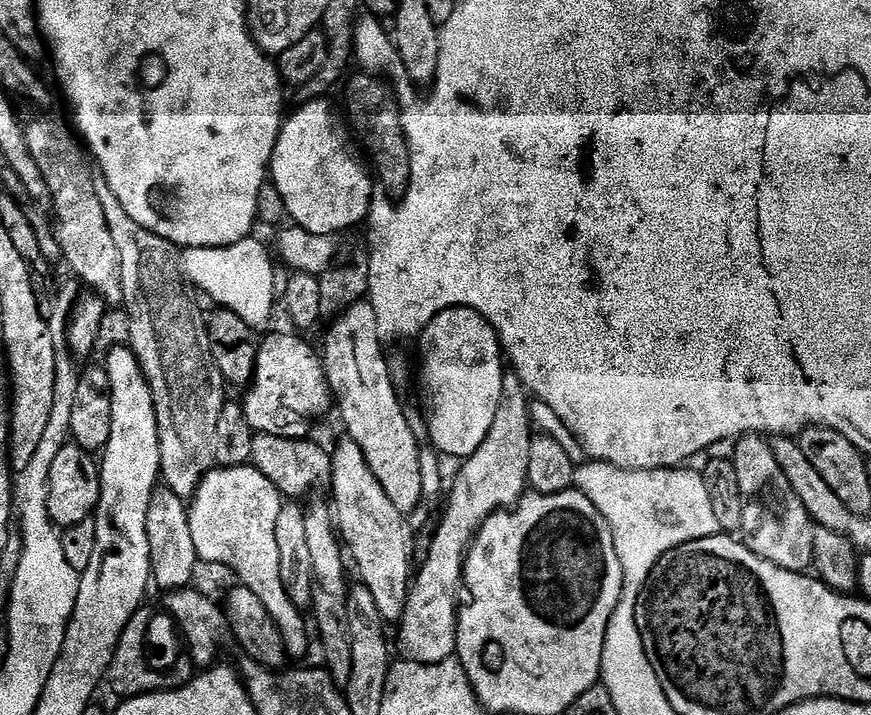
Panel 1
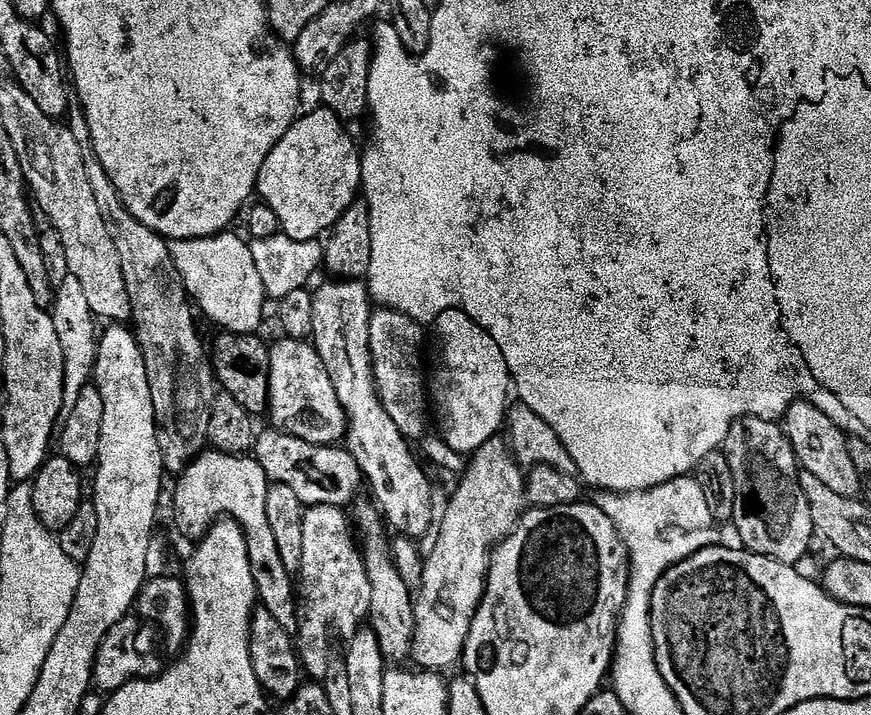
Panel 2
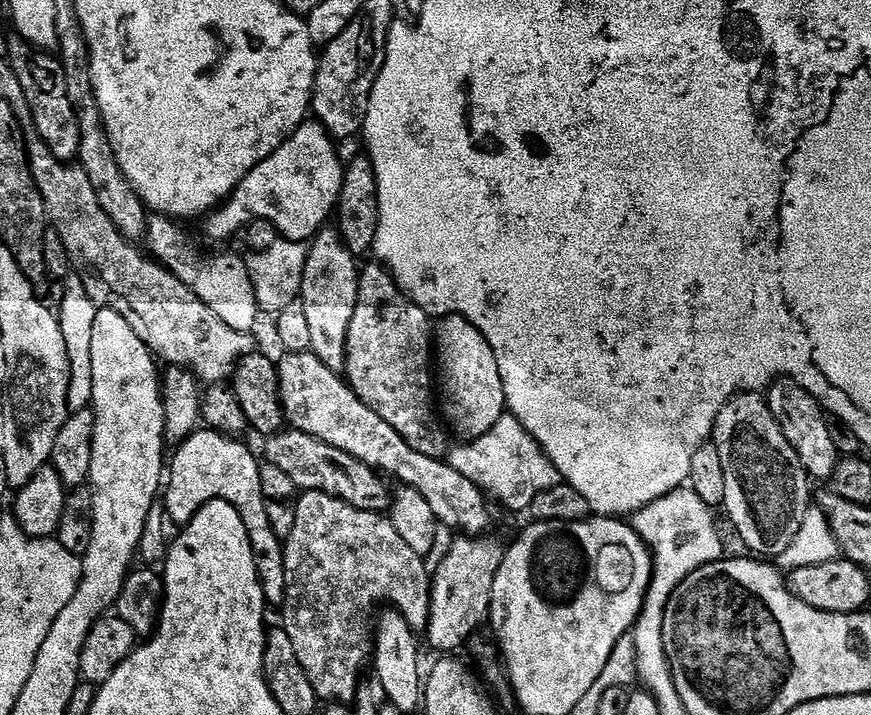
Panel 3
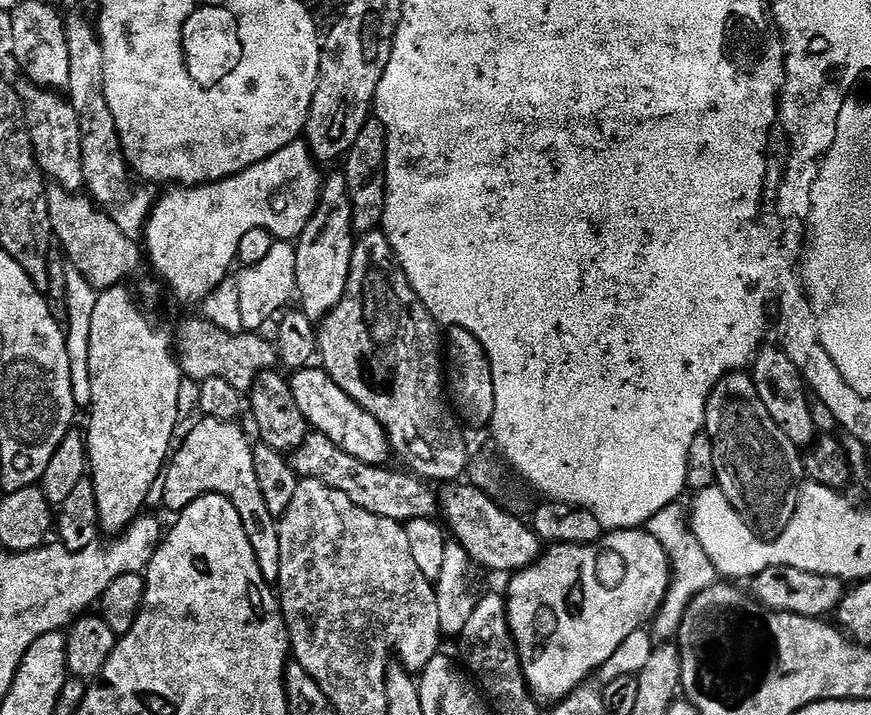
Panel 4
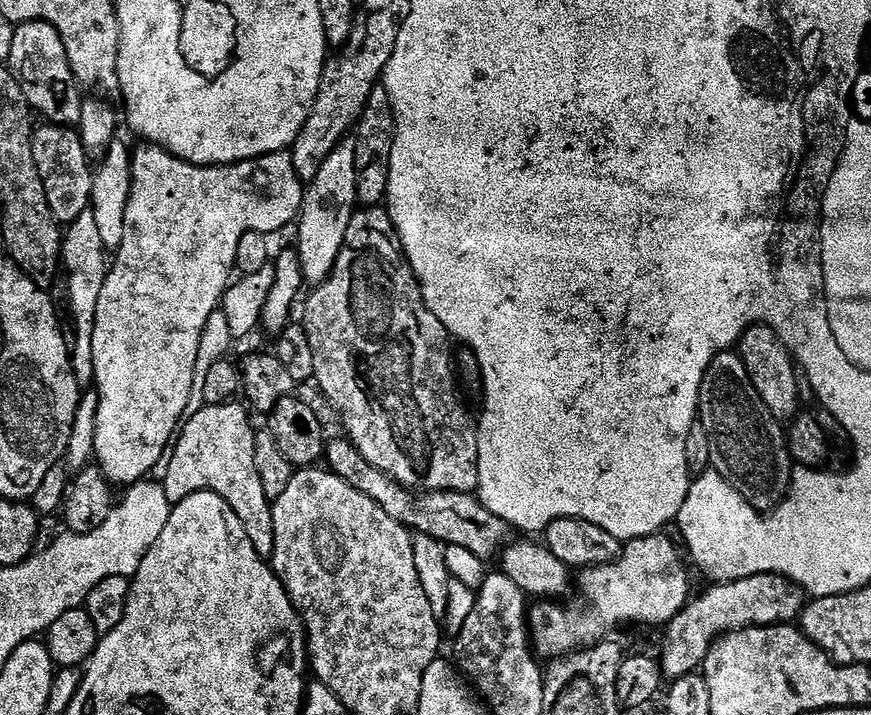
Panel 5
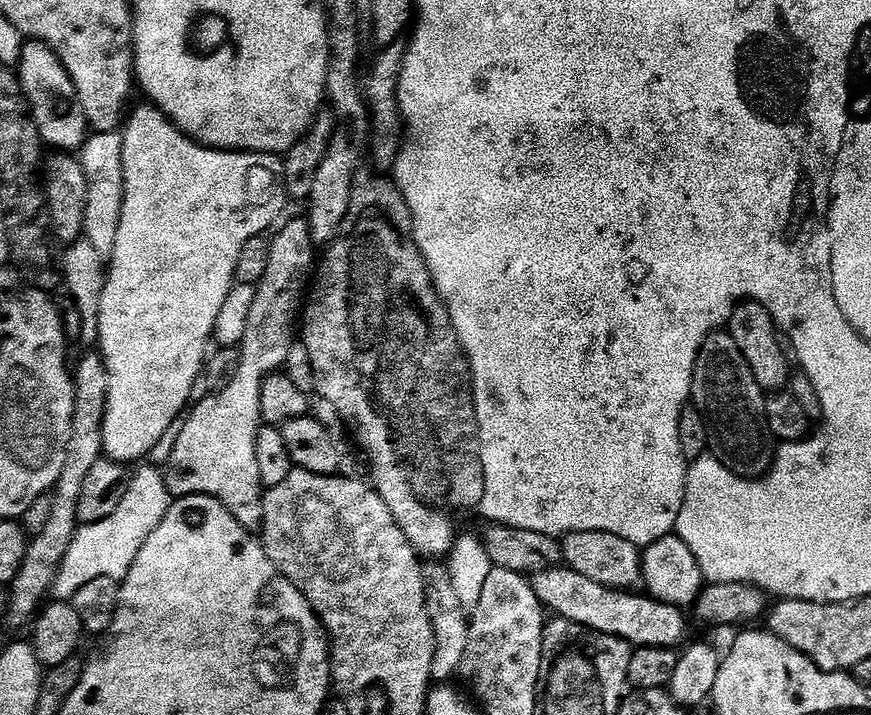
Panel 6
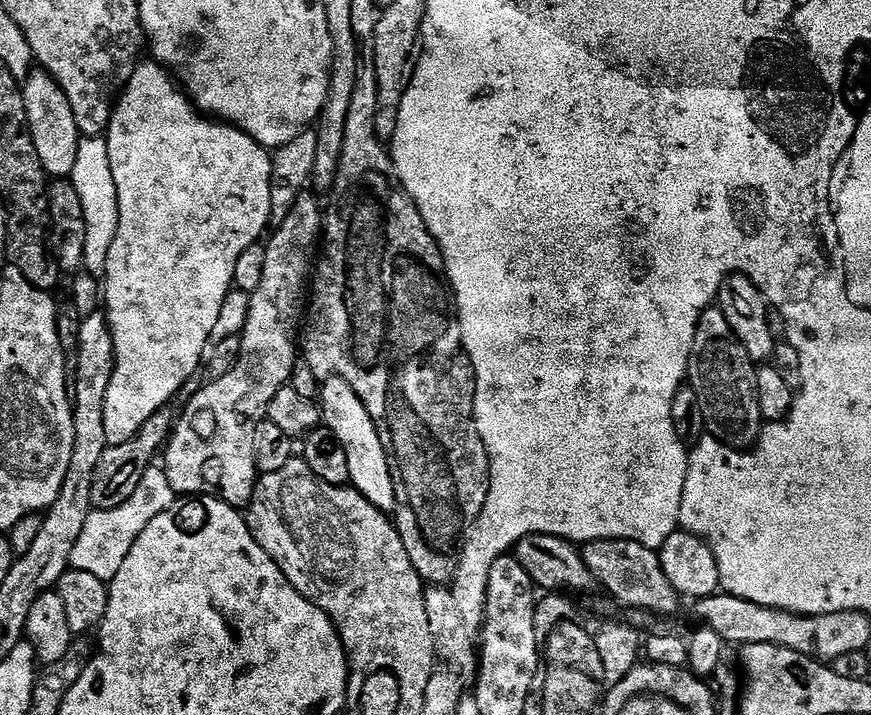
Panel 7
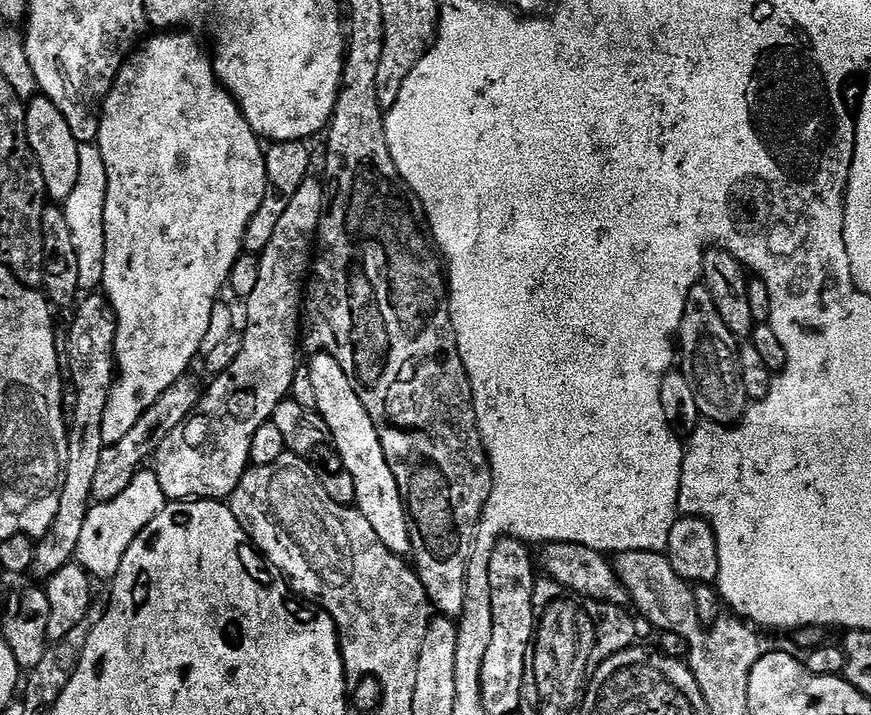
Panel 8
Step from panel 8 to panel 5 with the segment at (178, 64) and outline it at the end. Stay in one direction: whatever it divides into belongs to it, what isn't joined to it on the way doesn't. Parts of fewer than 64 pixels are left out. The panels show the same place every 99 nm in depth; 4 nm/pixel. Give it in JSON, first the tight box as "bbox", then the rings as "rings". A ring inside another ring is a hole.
{"bbox":[92,147,306,486],"rings":[[[140,147],[144,148],[135,149],[131,153],[132,193],[129,194],[129,202],[125,208],[125,237],[120,248],[114,252],[114,259],[108,269],[108,277],[102,286],[102,294],[98,294],[98,314],[94,322],[94,338],[92,339],[94,370],[96,371],[94,390],[100,396],[96,433],[94,434],[94,446],[96,447],[94,460],[105,478],[108,479],[108,483],[113,486],[139,484],[154,470],[154,464],[169,451],[170,445],[189,411],[188,403],[191,402],[192,392],[194,396],[194,389],[198,384],[202,334],[206,330],[206,322],[210,322],[210,314],[214,314],[221,307],[224,294],[230,287],[236,266],[238,242],[242,242],[242,234],[247,232],[273,234],[272,232],[278,231],[279,228],[286,227],[291,220],[293,223],[300,215],[306,191],[305,185],[294,170],[292,153],[288,150],[275,152],[269,156],[260,156],[257,160],[244,160],[240,164],[230,164],[218,168],[197,168],[190,162],[171,156],[165,148]]]}

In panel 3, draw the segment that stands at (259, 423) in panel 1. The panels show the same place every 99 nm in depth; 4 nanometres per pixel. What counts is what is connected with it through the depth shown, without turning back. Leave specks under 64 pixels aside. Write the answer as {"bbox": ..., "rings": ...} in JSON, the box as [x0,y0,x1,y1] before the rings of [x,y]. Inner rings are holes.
{"bbox":[278,351,492,536],"rings":[[[312,351],[290,352],[287,353],[287,355],[285,355],[283,358],[285,360],[283,361],[281,359],[278,364],[280,369],[280,400],[284,404],[284,415],[287,423],[291,425],[295,431],[310,434],[314,438],[318,438],[322,442],[326,442],[330,446],[334,446],[338,450],[342,450],[346,454],[350,454],[354,459],[361,460],[361,462],[366,466],[377,469],[381,473],[389,474],[388,472],[390,472],[392,475],[397,476],[397,478],[400,479],[399,483],[401,485],[418,490],[418,494],[422,494],[422,498],[426,498],[426,502],[430,502],[430,510],[434,510],[436,519],[440,521],[441,525],[443,525],[445,529],[457,528],[457,533],[467,534],[470,536],[479,536],[489,531],[487,528],[492,524],[492,512],[490,509],[488,509],[487,502],[484,501],[484,498],[486,498],[485,493],[481,491],[481,488],[478,485],[470,481],[469,478],[466,478],[465,475],[458,473],[457,470],[454,470],[452,465],[448,464],[447,459],[435,460],[426,454],[418,454],[418,450],[414,450],[414,446],[410,446],[406,442],[406,438],[402,438],[402,434],[398,434],[398,430],[394,430],[394,426],[390,426],[390,422],[386,422],[374,410],[370,410],[370,406],[366,406],[361,402],[360,399],[358,399],[358,397],[356,397],[355,392],[348,387],[343,375],[337,374],[334,370],[330,370],[328,367],[326,367],[326,365],[322,363]]]}

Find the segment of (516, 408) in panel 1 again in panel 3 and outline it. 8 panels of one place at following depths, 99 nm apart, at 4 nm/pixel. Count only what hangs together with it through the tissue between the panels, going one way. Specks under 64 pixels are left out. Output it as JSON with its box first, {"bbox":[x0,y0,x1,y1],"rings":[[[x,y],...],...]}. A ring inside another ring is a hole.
{"bbox":[426,535,505,654],"rings":[[[461,535],[448,548],[448,553],[434,568],[432,576],[432,601],[430,602],[430,618],[426,629],[428,644],[437,648],[440,654],[455,653],[471,641],[480,623],[489,619],[492,610],[492,591],[494,578],[498,574],[500,564],[504,560],[505,545],[496,540],[487,540],[487,535]]]}

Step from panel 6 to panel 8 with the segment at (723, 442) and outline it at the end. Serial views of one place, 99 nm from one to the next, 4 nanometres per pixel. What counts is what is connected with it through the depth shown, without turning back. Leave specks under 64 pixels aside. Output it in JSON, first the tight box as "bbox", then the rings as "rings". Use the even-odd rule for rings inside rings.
{"bbox":[678,282,750,426],"rings":[[[703,282],[694,285],[688,295],[678,333],[678,356],[681,361],[684,359],[682,371],[694,390],[694,402],[698,402],[701,417],[729,426],[741,421],[750,401],[740,373],[740,344],[726,322],[722,322],[722,314],[718,314],[718,306],[714,306],[714,298]]]}

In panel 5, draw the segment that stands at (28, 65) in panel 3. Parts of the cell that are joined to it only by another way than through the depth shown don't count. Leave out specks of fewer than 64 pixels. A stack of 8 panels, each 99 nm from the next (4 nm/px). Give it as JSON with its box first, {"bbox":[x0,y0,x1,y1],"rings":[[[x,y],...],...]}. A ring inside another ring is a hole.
{"bbox":[32,122,94,226],"rings":[[[47,122],[41,125],[41,128],[39,125],[32,133],[34,166],[38,166],[42,186],[46,186],[46,202],[50,206],[50,214],[57,224],[67,226],[73,224],[83,212],[89,211],[94,164],[75,127]]]}

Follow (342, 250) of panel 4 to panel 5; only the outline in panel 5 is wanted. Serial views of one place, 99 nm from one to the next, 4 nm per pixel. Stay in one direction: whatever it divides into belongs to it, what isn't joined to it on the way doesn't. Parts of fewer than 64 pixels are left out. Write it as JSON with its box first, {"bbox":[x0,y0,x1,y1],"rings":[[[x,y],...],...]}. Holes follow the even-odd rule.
{"bbox":[296,138,358,286],"rings":[[[345,138],[340,145],[322,162],[322,170],[314,174],[314,178],[307,181],[304,193],[304,204],[300,208],[298,225],[300,229],[296,232],[296,244],[300,254],[300,269],[304,275],[305,285],[315,286],[326,282],[326,278],[334,270],[334,264],[338,262],[338,254],[346,242],[346,230],[352,221],[353,212],[357,211],[358,201],[356,198],[356,145],[351,139]]]}

